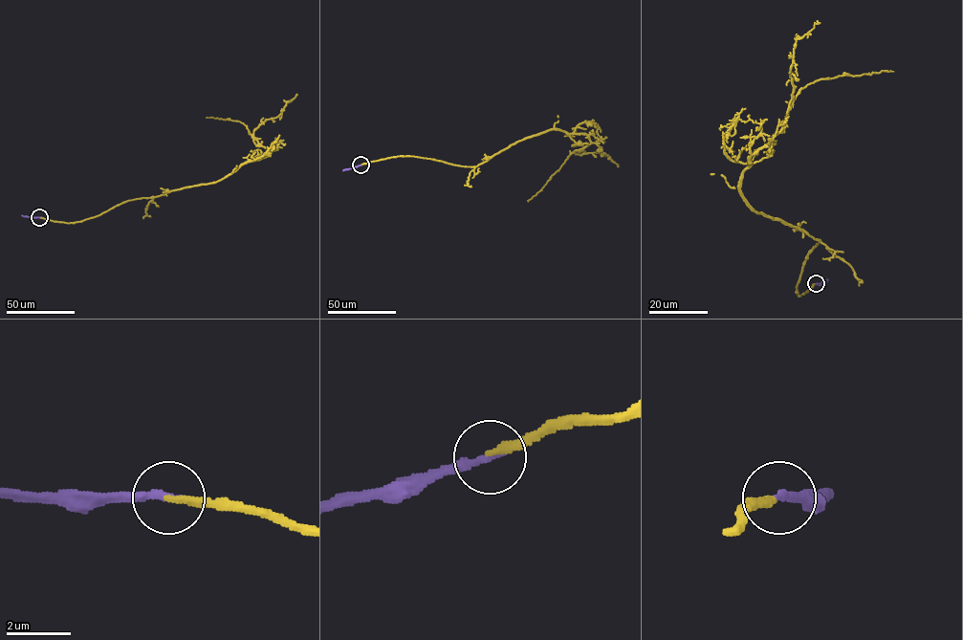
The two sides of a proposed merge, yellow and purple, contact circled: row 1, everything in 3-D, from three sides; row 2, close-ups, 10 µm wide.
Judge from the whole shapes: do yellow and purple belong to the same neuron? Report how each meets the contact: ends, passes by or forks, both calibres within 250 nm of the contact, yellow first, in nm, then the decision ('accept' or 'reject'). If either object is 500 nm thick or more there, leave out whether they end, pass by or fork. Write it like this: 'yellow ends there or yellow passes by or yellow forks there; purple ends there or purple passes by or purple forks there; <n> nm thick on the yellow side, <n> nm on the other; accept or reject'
yellow ends there; purple ends there; 200 nm thick on the yellow side, 240 nm on the other; accept

